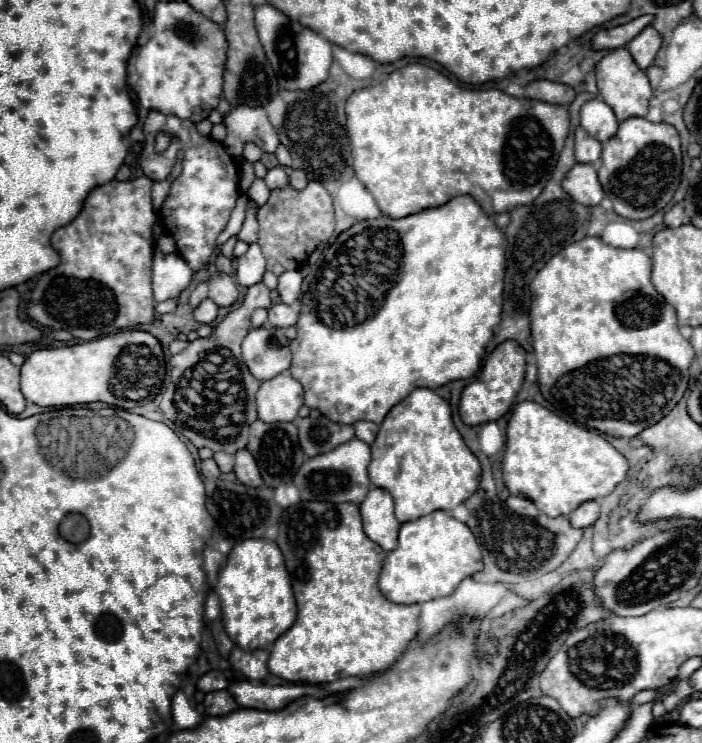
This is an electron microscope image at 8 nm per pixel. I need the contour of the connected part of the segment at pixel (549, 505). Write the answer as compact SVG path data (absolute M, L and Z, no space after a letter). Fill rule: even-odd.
M522 401L514 407L506 437L502 477L510 495L530 499L548 517L570 515L578 505L612 493L628 471L626 457L598 431L566 423L534 401Z

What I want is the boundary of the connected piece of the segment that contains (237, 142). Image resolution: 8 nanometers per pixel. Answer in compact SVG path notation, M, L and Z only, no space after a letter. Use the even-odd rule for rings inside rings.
M236 107L224 117L224 125L228 129L224 147L236 159L242 157L246 141L254 141L266 153L276 153L276 147L280 145L278 133L262 107Z

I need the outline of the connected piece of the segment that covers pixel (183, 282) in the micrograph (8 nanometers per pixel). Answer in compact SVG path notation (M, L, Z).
M156 249L152 265L152 291L156 301L176 299L192 279L192 271L178 253L164 255Z

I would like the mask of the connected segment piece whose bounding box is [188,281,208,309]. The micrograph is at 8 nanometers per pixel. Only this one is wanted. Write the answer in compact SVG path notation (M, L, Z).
M206 281L206 283L200 283L200 285L190 293L190 299L188 299L190 309L196 309L196 307L200 305L200 301L206 299L206 295L208 295L208 281Z

